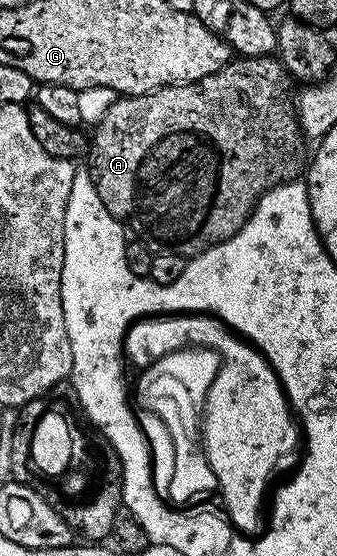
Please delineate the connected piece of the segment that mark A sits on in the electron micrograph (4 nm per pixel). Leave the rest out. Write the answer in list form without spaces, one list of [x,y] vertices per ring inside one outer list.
[[[239,56],[217,72],[196,82],[179,82],[176,86],[162,86],[160,90],[151,90],[148,94],[129,94],[116,97],[109,112],[102,114],[96,121],[99,123],[96,124],[95,134],[93,130],[93,137],[89,142],[89,159],[91,158],[89,173],[91,181],[97,188],[97,196],[101,196],[101,204],[105,204],[105,208],[109,208],[109,212],[115,218],[129,226],[131,222],[133,229],[140,230],[144,234],[139,233],[144,239],[150,240],[155,246],[159,245],[156,247],[174,254],[184,256],[204,254],[209,247],[229,240],[247,223],[256,204],[259,203],[261,195],[268,194],[274,186],[280,186],[283,182],[296,181],[304,169],[303,142],[305,143],[305,136],[297,121],[292,94],[291,98],[289,96],[291,85],[293,85],[292,79],[278,57],[244,58]]]

